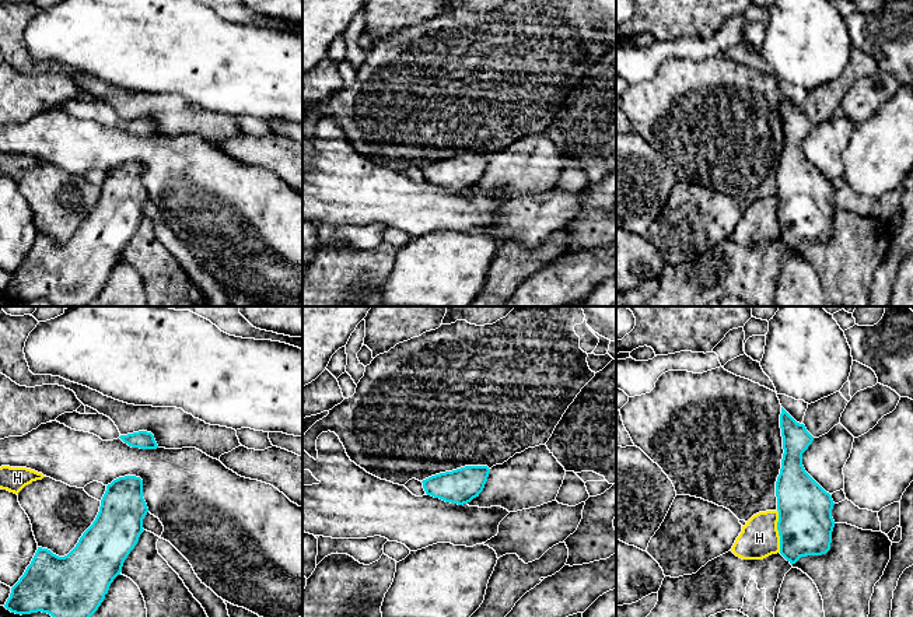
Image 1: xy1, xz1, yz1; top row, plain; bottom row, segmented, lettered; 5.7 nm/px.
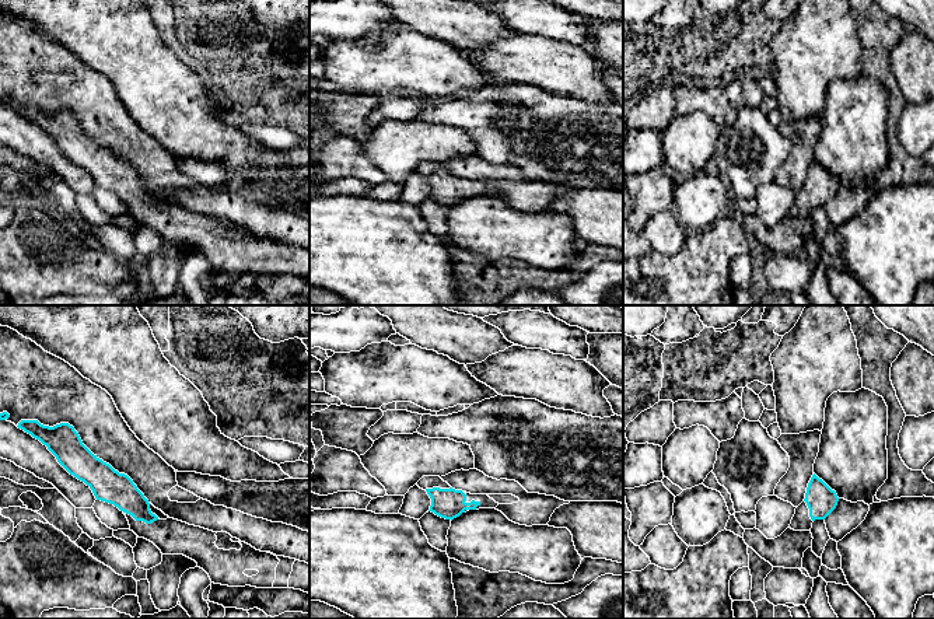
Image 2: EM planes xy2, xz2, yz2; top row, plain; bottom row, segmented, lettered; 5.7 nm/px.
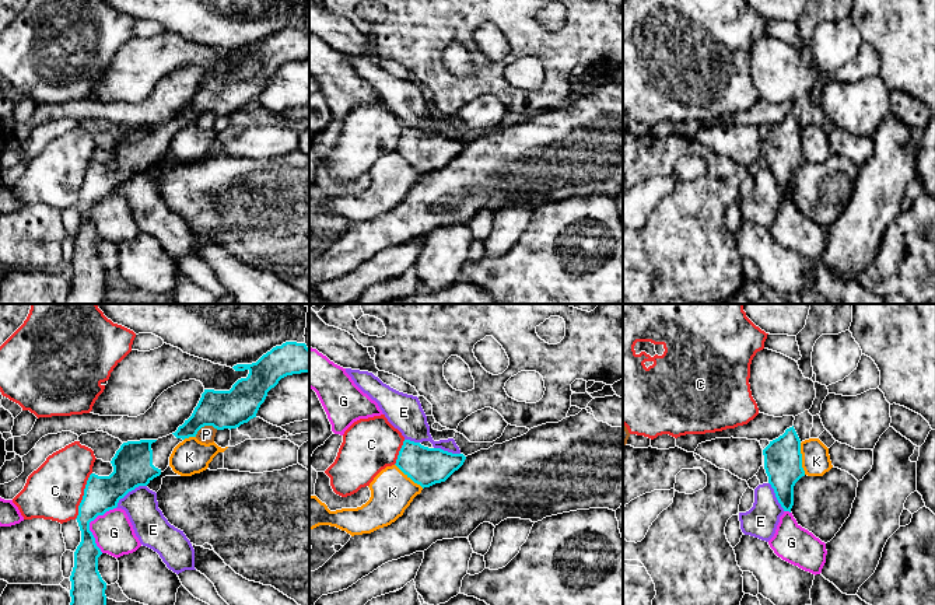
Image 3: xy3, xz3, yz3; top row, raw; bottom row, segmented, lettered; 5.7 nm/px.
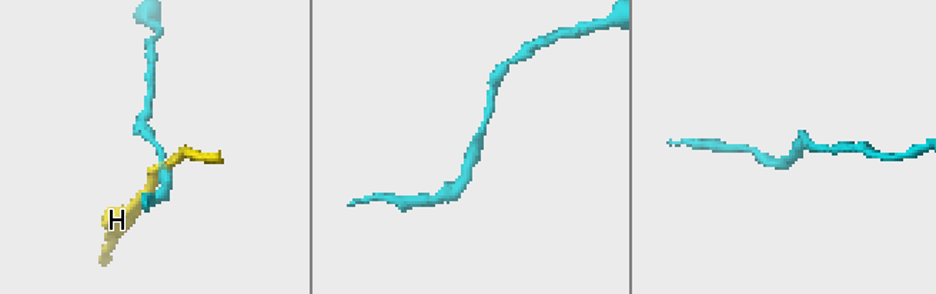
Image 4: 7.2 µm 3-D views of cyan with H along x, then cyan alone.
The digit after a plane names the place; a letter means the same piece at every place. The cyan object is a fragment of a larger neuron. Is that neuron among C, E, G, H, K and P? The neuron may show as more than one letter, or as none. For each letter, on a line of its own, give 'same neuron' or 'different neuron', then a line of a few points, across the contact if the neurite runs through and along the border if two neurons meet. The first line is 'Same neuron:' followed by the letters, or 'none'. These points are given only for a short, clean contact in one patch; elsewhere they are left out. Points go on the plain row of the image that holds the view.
Same neuron: none
C: different neuron; line xy3 (91, 158), (79, 192), (79, 200), (74, 205)
E: different neuron; line xy3 (146, 171), (139, 171), (129, 177), (115, 193)
G: different neuron
H: different neuron; line yz1 (777, 196), (780, 238)
K: different neuron
P: different neuron; line xy3 (217, 115), (203, 112), (195, 122)

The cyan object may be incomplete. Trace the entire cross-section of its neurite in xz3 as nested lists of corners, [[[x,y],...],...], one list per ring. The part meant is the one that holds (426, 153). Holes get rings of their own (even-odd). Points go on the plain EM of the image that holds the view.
[[[405,126],[395,151],[424,175],[445,168],[463,151],[465,146],[463,140],[428,134],[420,129]]]

